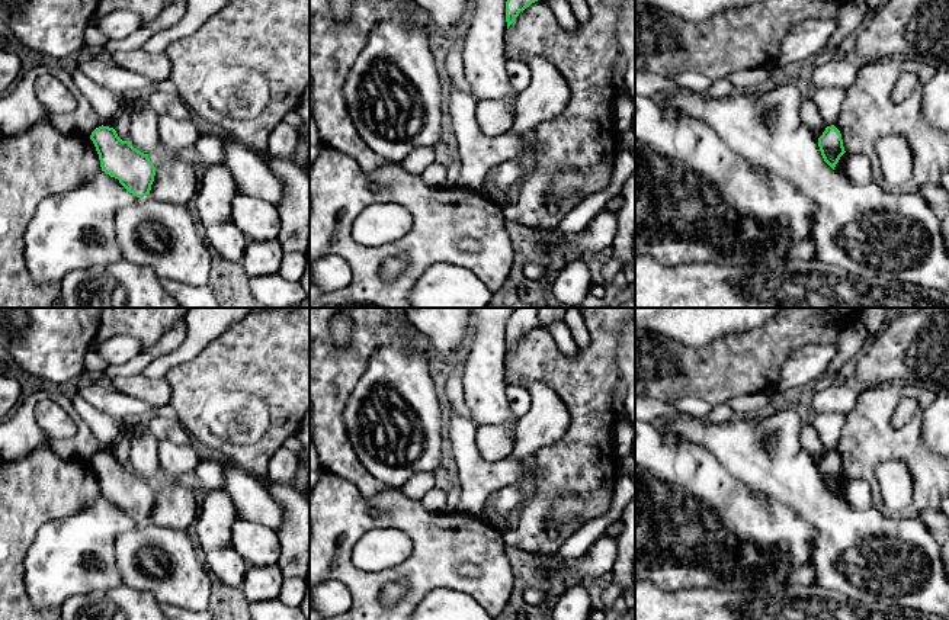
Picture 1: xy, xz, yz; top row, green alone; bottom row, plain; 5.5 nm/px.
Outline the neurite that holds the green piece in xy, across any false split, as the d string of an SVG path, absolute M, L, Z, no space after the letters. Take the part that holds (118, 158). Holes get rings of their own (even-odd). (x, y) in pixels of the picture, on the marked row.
M109 126L96 128L90 139L99 154L102 171L119 180L134 196L150 195L156 176L156 167L148 154L134 148L129 141L122 141Z

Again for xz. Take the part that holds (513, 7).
M507 0L506 1L506 22L507 29L516 20L520 12L529 7L532 3L538 0Z

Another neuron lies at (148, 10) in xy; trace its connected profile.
M99 0L97 15L103 17L116 10L138 15L144 23L154 22L173 0Z

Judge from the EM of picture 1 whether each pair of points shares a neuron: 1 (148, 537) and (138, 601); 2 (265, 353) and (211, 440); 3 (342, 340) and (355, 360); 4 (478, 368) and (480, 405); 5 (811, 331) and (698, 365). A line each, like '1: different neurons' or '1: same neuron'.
1: different neurons
2: same neuron
3: different neurons
4: same neuron
5: same neuron

